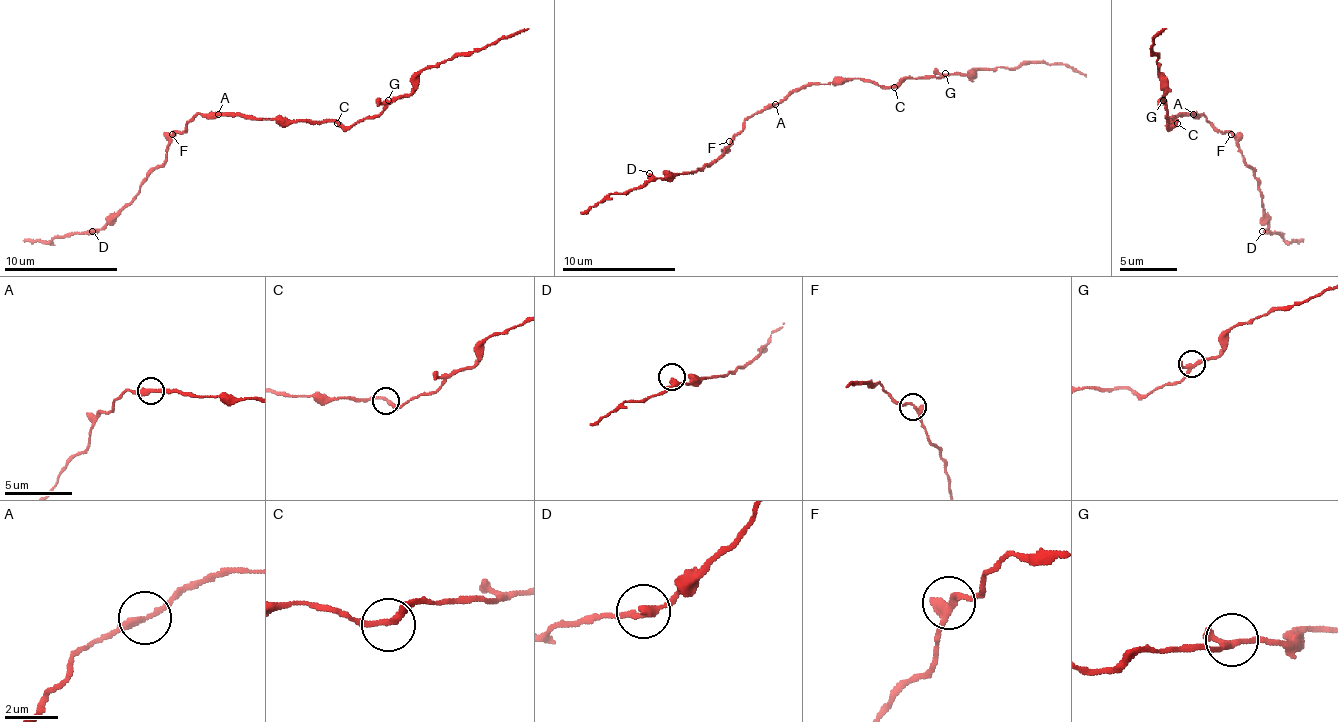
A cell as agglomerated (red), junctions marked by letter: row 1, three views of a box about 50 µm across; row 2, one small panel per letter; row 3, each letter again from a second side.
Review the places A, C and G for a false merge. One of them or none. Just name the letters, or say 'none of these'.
A

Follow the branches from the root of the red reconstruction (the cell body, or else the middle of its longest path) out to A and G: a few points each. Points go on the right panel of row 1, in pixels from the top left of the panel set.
A: (1174, 117), (1194, 114)
G: (1174, 117), (1168, 120), (1177, 120), (1168, 126), (1163, 100)

